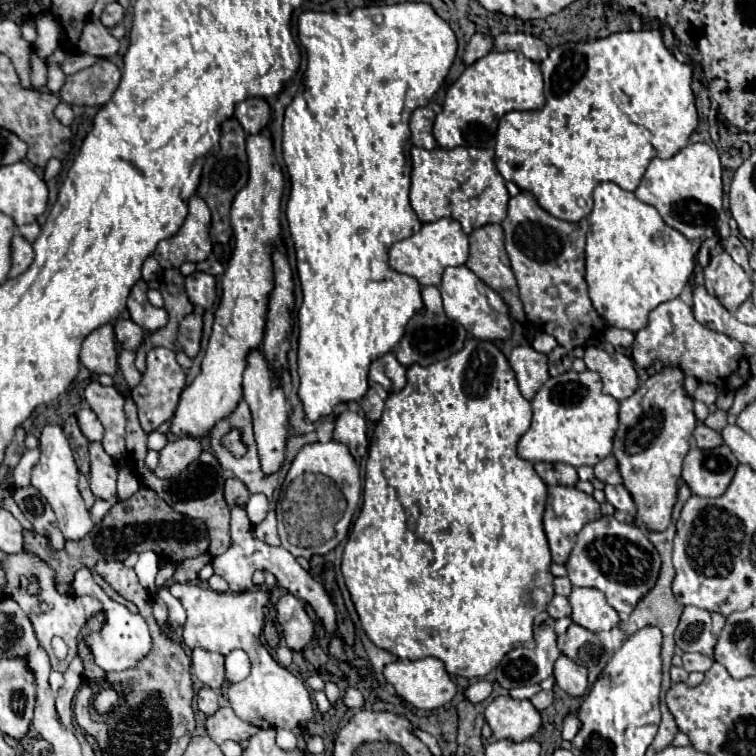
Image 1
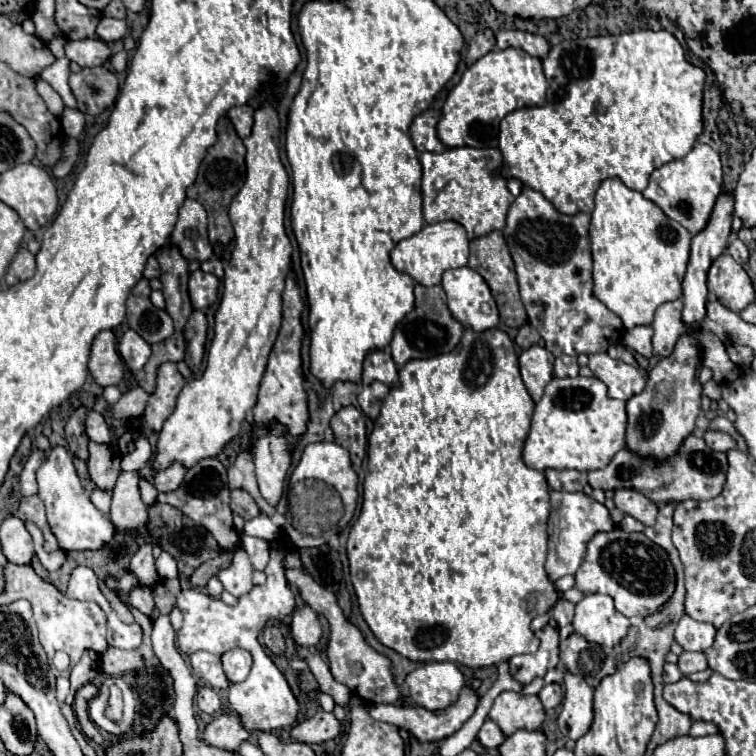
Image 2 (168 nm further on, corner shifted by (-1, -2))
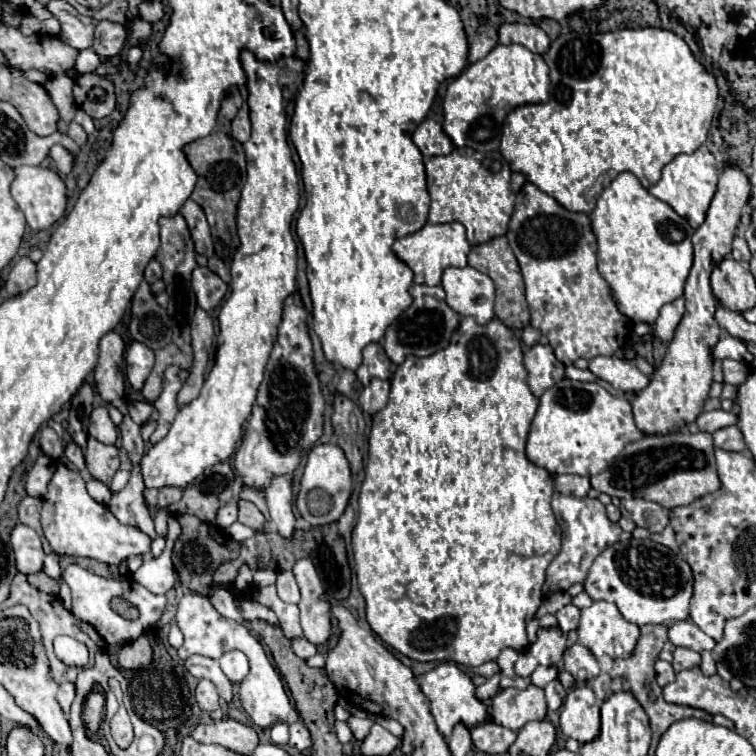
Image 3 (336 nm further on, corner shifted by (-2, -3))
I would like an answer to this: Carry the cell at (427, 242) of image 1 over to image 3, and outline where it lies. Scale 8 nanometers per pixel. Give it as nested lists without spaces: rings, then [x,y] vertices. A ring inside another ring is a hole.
[[[426,223],[420,231],[396,239],[392,245],[392,251],[398,259],[402,259],[412,271],[414,271],[414,283],[424,285],[440,285],[442,273],[446,267],[466,267],[466,257],[470,251],[470,245],[466,241],[466,229],[462,223],[444,223],[444,225],[432,225]]]

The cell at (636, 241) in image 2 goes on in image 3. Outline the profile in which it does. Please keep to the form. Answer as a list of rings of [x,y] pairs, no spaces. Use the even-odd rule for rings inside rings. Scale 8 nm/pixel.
[[[620,173],[598,197],[590,215],[592,231],[598,239],[598,271],[610,285],[610,293],[628,319],[634,323],[654,323],[662,305],[682,297],[684,281],[692,267],[692,233],[694,229],[670,205],[650,195],[632,173]]]

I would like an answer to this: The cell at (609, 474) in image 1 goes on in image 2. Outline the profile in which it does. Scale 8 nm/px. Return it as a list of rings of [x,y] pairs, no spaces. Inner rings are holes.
[[[691,434],[683,440],[681,448],[665,460],[639,456],[639,454],[623,448],[615,454],[615,458],[609,462],[607,468],[589,472],[589,484],[591,484],[591,488],[601,488],[601,490],[619,490],[619,488],[637,490],[653,502],[711,500],[721,494],[721,490],[725,486],[725,474],[727,474],[725,452],[711,450],[703,438]]]

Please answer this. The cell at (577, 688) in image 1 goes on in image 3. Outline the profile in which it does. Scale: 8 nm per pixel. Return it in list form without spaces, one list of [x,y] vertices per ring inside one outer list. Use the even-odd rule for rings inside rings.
[[[574,685],[560,707],[560,729],[578,743],[592,741],[600,731],[600,701],[588,685]]]

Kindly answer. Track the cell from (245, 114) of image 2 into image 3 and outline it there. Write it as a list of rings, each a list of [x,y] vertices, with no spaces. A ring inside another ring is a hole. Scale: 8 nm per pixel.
[[[244,103],[238,111],[238,115],[232,121],[232,137],[240,143],[250,139],[250,117],[248,117],[248,105]]]

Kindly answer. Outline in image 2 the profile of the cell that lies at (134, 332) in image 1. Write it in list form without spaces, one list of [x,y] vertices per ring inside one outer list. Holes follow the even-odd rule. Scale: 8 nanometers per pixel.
[[[127,330],[119,342],[119,354],[123,358],[123,362],[127,364],[127,368],[131,372],[141,370],[141,366],[145,366],[145,362],[149,360],[151,354],[151,346],[133,330]]]

